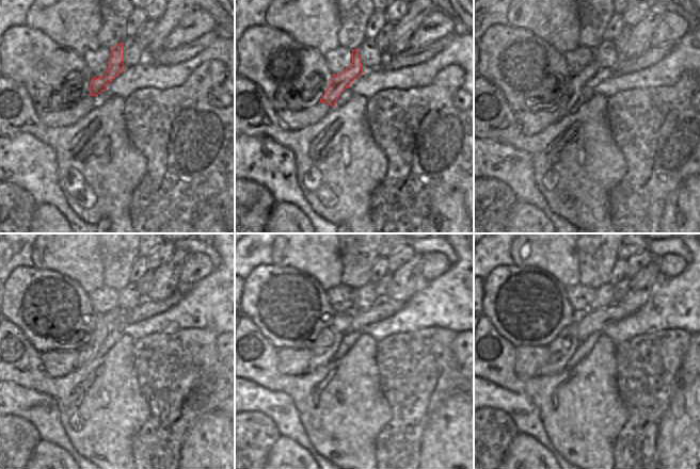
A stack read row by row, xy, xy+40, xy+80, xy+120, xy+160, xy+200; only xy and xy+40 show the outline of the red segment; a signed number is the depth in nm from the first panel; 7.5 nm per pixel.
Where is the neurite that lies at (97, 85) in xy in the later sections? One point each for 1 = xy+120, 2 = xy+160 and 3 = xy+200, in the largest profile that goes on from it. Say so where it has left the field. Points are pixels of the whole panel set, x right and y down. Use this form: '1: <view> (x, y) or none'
1: xy+120 (88, 349)
2: xy+160 (322, 350)
3: xy+200 (560, 350)

